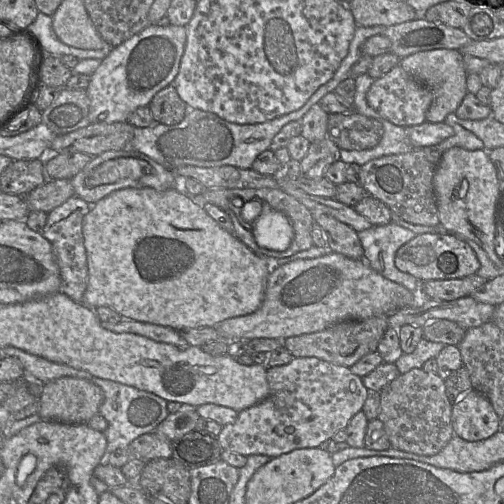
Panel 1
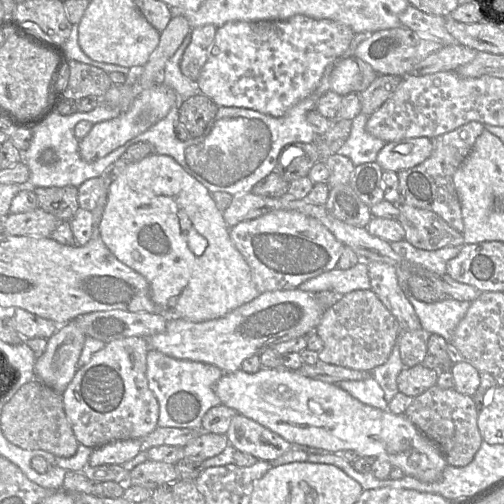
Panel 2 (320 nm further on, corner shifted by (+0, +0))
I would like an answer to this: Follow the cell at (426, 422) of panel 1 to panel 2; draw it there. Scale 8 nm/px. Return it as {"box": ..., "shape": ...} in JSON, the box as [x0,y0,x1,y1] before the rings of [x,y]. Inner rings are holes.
{"box":[404,385,483,467],"shape":[[[434,385],[413,398],[412,404],[404,415],[423,435],[441,449],[447,466],[463,467],[468,465],[483,441],[477,424],[479,409],[473,397],[461,394],[454,388],[444,389]]]}

